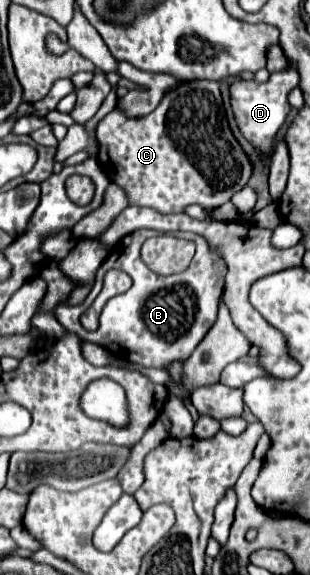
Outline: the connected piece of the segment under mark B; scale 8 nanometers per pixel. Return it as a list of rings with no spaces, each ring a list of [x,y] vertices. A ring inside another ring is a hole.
[[[135,230],[129,236],[121,238],[111,250],[105,262],[99,268],[99,276],[95,280],[95,288],[91,290],[89,298],[77,306],[71,308],[65,302],[55,308],[57,320],[69,330],[79,334],[81,340],[99,344],[101,348],[109,350],[115,356],[121,356],[123,360],[141,364],[145,368],[161,368],[167,370],[169,364],[173,362],[183,362],[191,356],[193,348],[199,344],[199,340],[207,334],[207,330],[213,326],[217,318],[217,308],[219,308],[219,298],[223,294],[223,282],[225,282],[225,260],[219,256],[211,254],[209,244],[205,242],[203,236],[193,234],[193,232],[177,232],[177,236],[185,236],[195,242],[197,252],[195,258],[191,260],[191,266],[179,274],[171,276],[159,276],[151,272],[145,264],[141,264],[139,250],[141,244],[155,236],[159,232],[155,230]],[[111,268],[121,268],[127,272],[133,280],[133,286],[115,298],[111,298],[99,318],[99,330],[87,332],[81,328],[79,316],[87,310],[87,306],[95,300],[95,296],[101,290],[101,278],[107,270]]]

